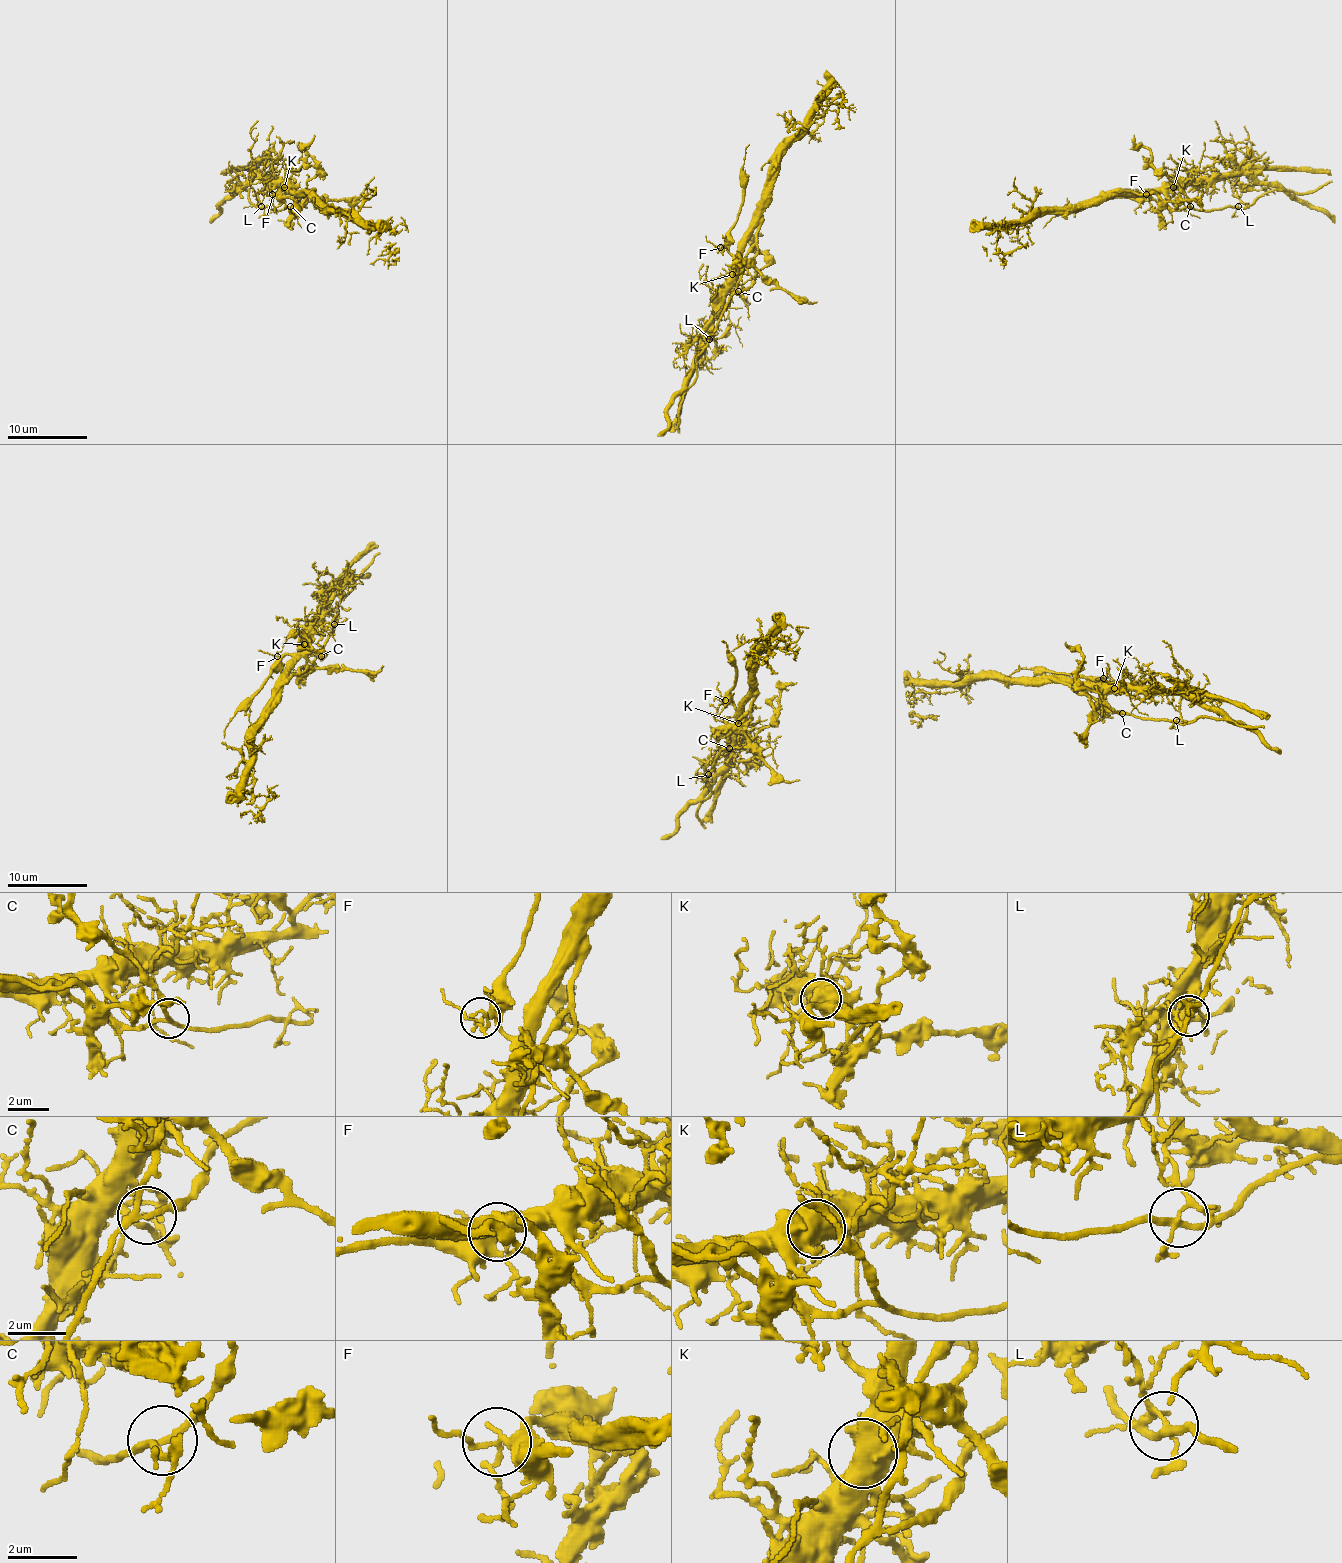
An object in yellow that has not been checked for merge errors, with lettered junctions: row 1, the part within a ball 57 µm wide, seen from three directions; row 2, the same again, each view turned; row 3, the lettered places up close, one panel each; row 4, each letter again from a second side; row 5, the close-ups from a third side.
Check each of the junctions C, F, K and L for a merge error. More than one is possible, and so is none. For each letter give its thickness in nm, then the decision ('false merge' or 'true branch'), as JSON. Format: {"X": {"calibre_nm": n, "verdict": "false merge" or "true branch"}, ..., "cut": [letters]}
{"C": {"calibre_nm": 180, "verdict": "true branch"}, "F": {"calibre_nm": 280, "verdict": "true branch"}, "K": {"calibre_nm": 800, "verdict": "false merge"}, "L": {"calibre_nm": 200, "verdict": "false merge"}, "cut": ["K", "L"]}

